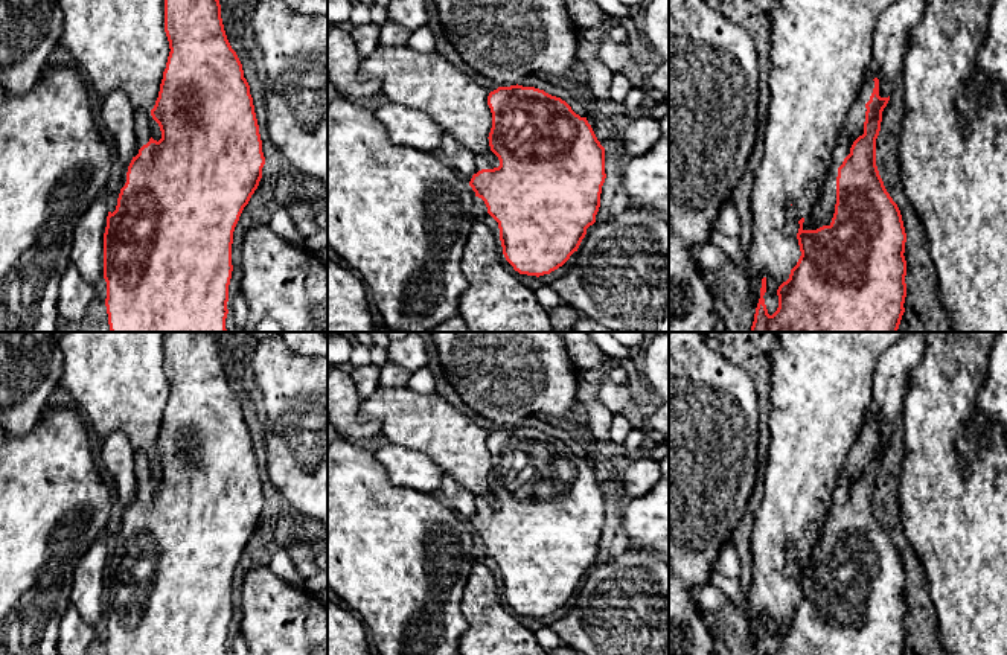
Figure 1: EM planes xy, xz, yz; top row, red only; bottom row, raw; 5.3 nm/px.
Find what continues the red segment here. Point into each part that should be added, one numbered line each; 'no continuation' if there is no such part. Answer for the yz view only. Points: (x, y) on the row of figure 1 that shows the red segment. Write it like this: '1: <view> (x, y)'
1: yz (821, 214)

